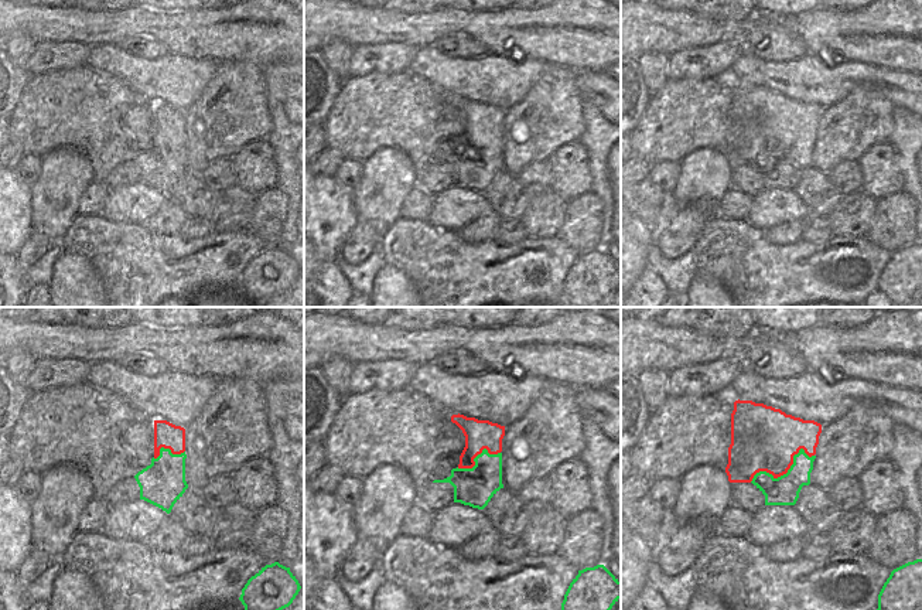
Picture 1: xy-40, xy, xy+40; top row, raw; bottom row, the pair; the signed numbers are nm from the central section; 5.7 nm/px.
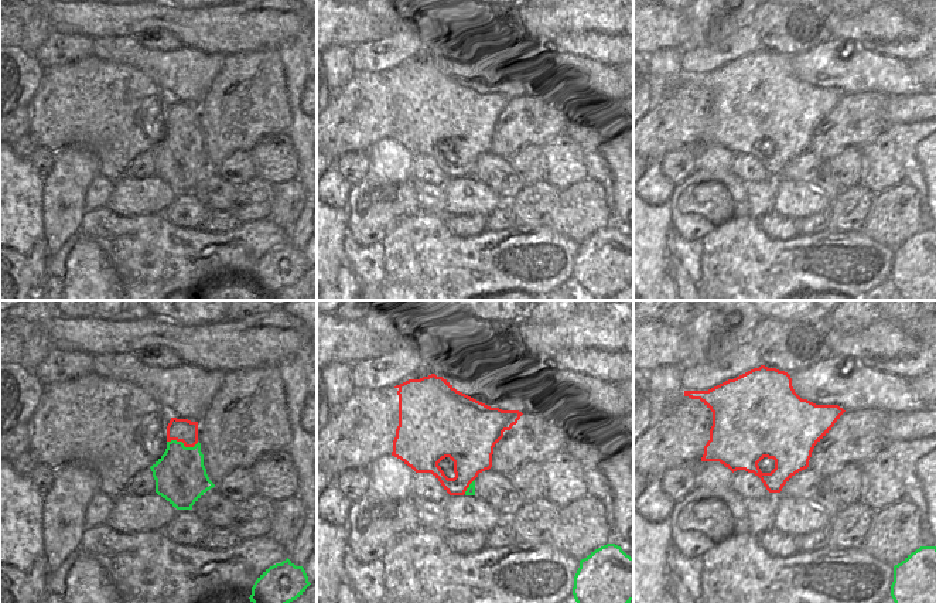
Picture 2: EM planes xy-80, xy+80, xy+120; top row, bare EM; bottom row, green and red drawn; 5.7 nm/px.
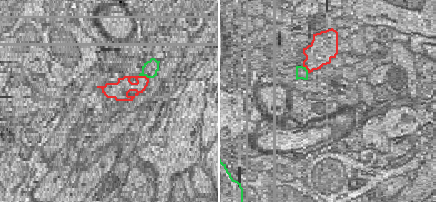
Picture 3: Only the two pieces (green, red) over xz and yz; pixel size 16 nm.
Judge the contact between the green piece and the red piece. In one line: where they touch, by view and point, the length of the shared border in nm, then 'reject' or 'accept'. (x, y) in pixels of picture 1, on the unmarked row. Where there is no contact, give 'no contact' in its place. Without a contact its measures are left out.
meets green in xy+40 at (786, 156); contact 400 nm long; accept

